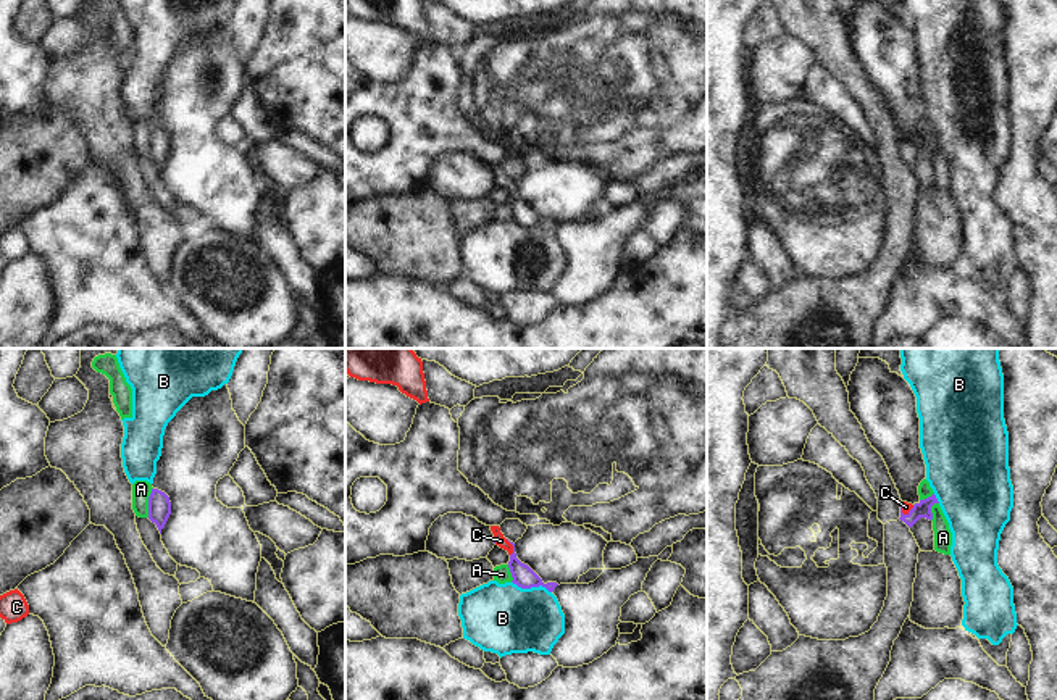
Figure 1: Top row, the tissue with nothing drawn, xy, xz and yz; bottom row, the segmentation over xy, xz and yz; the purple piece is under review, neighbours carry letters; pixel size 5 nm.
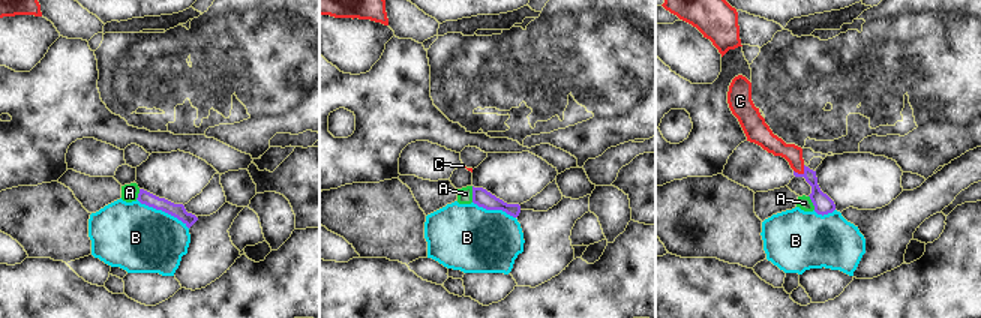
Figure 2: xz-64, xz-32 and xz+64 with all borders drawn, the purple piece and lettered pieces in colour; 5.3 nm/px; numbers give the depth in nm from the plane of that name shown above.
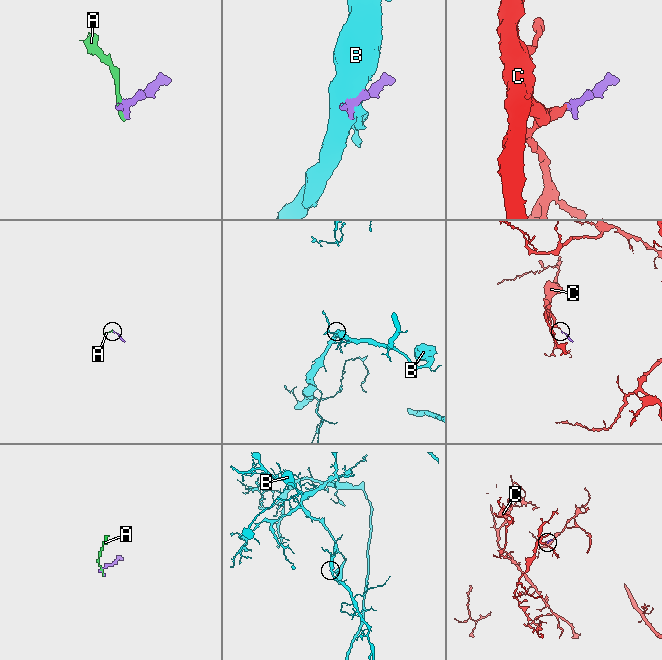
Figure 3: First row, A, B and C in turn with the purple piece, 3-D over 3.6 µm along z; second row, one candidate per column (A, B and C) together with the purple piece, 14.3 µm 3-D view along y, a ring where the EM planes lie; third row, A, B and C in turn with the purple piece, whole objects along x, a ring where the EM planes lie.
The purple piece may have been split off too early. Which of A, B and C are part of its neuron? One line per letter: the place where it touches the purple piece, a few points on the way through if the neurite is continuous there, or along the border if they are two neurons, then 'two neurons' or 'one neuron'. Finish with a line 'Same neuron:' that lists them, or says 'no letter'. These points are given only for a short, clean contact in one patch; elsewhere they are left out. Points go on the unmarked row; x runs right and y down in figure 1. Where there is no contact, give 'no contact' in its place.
A: xy (149, 141) | along xy (152, 126), (147, 155) | two neurons
B: xz (531, 224) | two neurons
C: xz (513, 186) | across xz (523, 215), (513, 202), (513, 186), (501, 179) | one neuron
Same neuron: C

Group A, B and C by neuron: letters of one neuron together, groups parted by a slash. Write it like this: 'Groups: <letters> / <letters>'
Groups: A / B / C.

